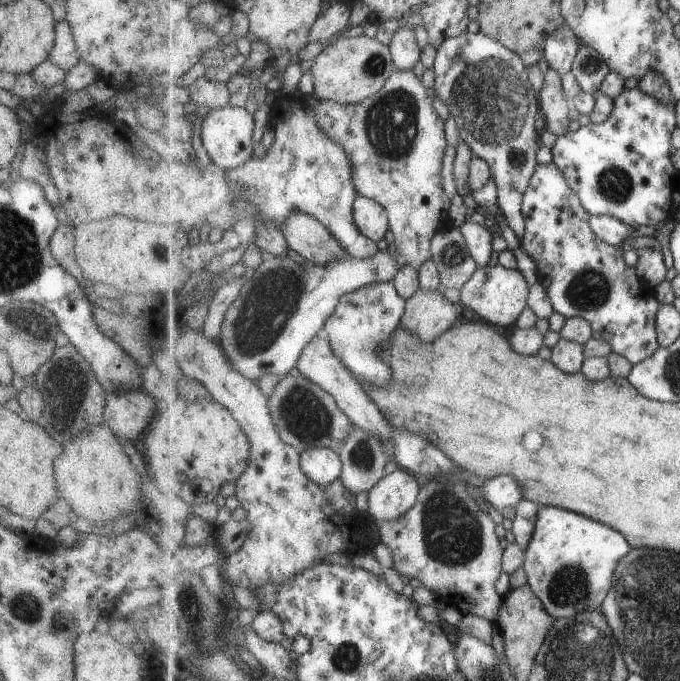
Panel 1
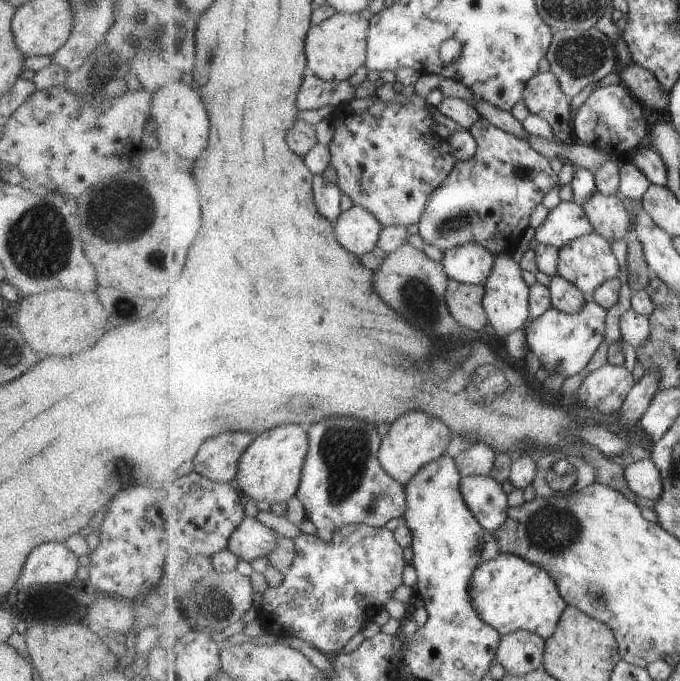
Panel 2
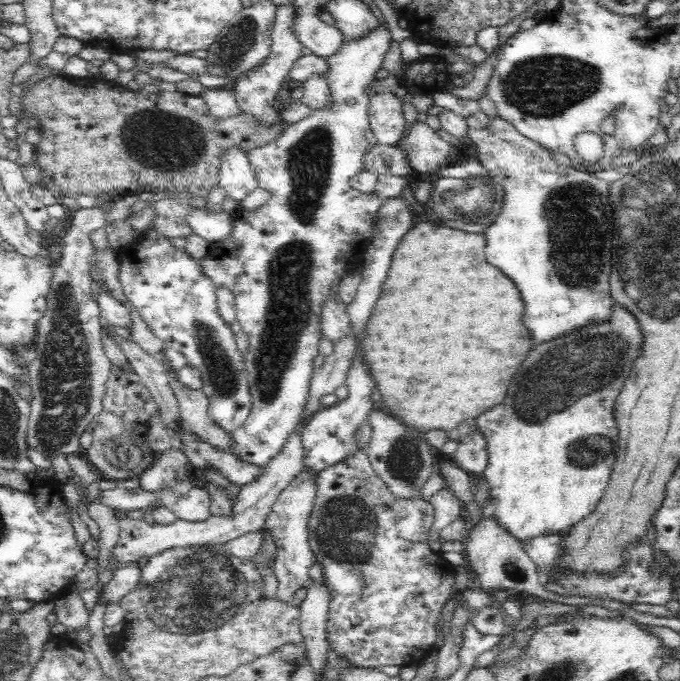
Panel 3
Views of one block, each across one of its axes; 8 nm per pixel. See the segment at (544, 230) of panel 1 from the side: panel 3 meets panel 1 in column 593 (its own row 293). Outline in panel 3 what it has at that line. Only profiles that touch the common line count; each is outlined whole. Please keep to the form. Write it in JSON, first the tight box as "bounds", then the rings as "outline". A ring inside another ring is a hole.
{"bounds":[194,24,393,468],"outline":[[[376,24],[376,28],[372,28],[368,34],[364,36],[358,36],[358,38],[345,38],[342,36],[342,44],[340,48],[332,54],[332,56],[326,56],[326,67],[328,70],[324,72],[328,83],[328,91],[330,91],[330,98],[328,105],[324,107],[318,107],[312,109],[310,115],[303,120],[296,123],[285,124],[285,128],[282,133],[269,144],[262,147],[254,148],[248,152],[247,157],[249,158],[252,169],[254,170],[257,187],[266,190],[269,193],[269,198],[258,206],[254,210],[246,211],[241,209],[237,213],[234,213],[230,219],[232,219],[232,228],[230,228],[230,236],[226,240],[218,240],[210,243],[208,246],[208,255],[202,260],[194,260],[198,263],[200,271],[204,273],[204,276],[208,277],[214,285],[214,290],[219,288],[226,288],[234,295],[234,310],[235,315],[240,322],[241,330],[246,332],[248,336],[249,345],[247,352],[245,352],[244,366],[246,369],[246,376],[248,377],[248,386],[250,388],[252,408],[248,418],[244,421],[244,424],[240,425],[232,435],[232,444],[230,444],[230,452],[234,453],[238,459],[248,464],[256,465],[260,468],[266,466],[271,460],[279,454],[284,446],[284,443],[288,440],[288,437],[300,427],[301,418],[305,413],[305,406],[310,398],[310,381],[312,371],[314,369],[314,359],[319,355],[318,345],[322,337],[323,332],[321,331],[321,318],[320,310],[326,296],[330,294],[330,290],[334,288],[338,278],[342,277],[342,274],[346,270],[353,270],[356,265],[363,263],[363,255],[366,248],[369,246],[369,240],[374,236],[374,224],[376,222],[376,216],[379,208],[382,206],[383,201],[376,198],[373,194],[365,194],[360,191],[354,191],[351,186],[351,179],[354,176],[360,175],[364,169],[363,156],[370,152],[372,146],[376,146],[377,139],[375,138],[372,126],[369,122],[369,103],[370,98],[366,94],[364,88],[368,88],[370,82],[376,80],[374,78],[374,72],[383,68],[383,60],[387,50],[393,42],[390,37],[390,29],[387,26],[380,26]]]}

